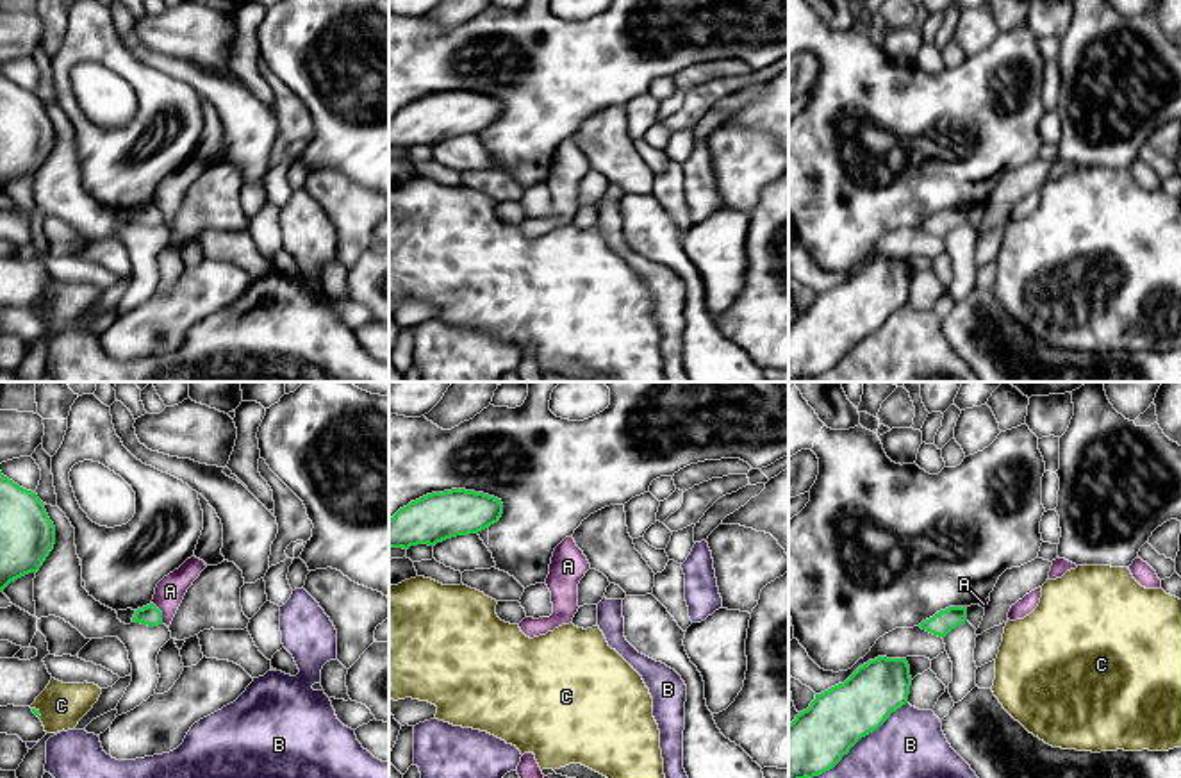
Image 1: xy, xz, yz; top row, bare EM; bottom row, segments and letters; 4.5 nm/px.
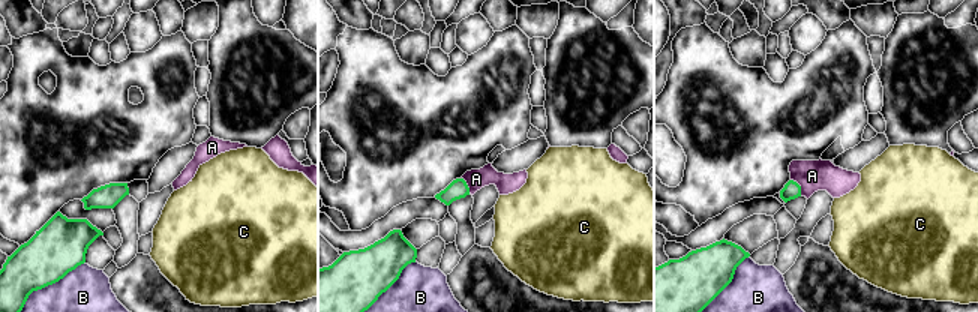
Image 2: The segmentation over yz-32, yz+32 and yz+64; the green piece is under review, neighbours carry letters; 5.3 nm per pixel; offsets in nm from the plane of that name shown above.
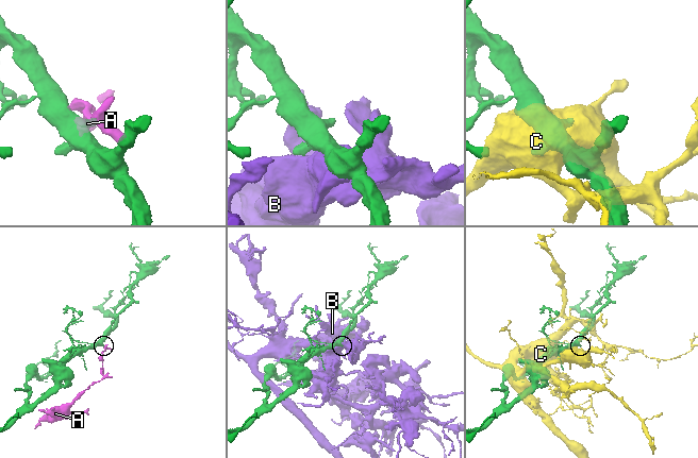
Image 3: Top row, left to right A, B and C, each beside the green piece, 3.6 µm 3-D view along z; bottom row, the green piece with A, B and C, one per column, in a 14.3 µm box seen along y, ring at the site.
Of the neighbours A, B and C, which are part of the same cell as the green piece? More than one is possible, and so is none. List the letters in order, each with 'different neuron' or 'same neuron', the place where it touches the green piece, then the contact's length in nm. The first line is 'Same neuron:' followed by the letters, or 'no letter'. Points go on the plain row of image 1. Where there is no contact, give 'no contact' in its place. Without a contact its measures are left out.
Same neuron: no letter
A: different neuron; contact xy (161, 213); length 120 nm
B: different neuron; contact yz (851, 347); length 600 nm
C: different neuron; contact xy (38, 313); length 70 nm

